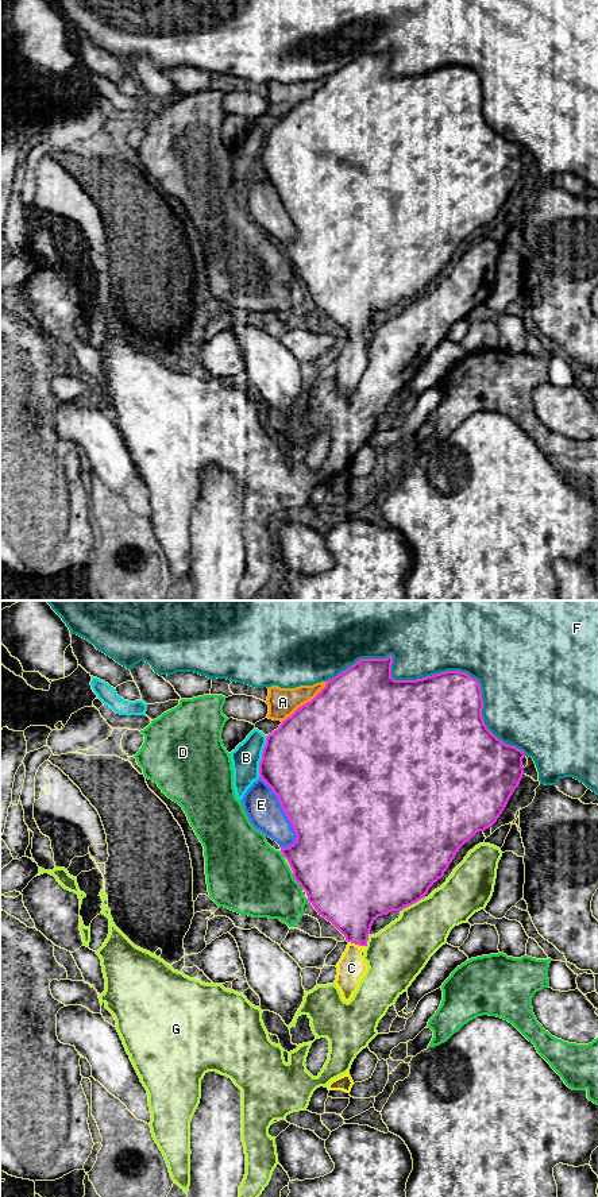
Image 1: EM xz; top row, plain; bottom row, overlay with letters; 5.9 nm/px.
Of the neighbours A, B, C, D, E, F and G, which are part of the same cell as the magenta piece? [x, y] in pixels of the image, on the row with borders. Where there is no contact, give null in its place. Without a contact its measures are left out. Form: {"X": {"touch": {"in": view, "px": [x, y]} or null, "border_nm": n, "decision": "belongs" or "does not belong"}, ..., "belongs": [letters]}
{"A": {"touch": {"in": "xz", "px": [305, 703]}, "border_nm": 360, "decision": "does not belong"}, "B": {"touch": {"in": "xz", "px": [262, 756]}, "border_nm": 260, "decision": "does not belong"}, "C": {"touch": {"in": "xz", "px": [357, 943]}, "border_nm": 110, "decision": "belongs"}, "D": {"touch": {"in": "xz", "px": [296, 880]}, "border_nm": 120, "decision": "does not belong"}, "E": {"touch": {"in": "xz", "px": [285, 813]}, "border_nm": 460, "decision": "does not belong"}, "F": {"touch": {"in": "xz", "px": [433, 675]}, "border_nm": 1250, "decision": "does not belong"}, "G": {"touch": {"in": "xz", "px": [412, 903]}, "border_nm": 170, "decision": "does not belong"}, "belongs": ["C"]}

